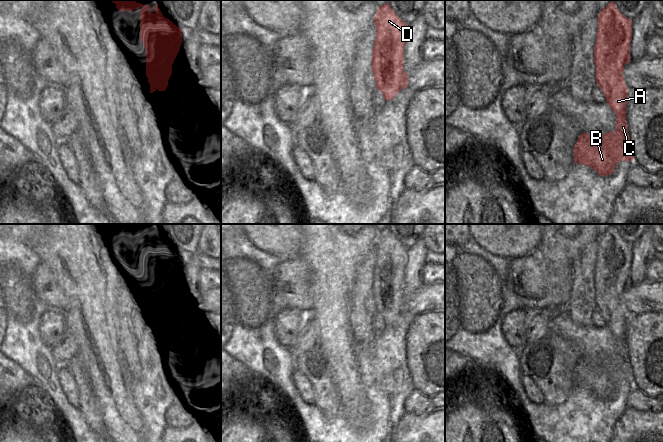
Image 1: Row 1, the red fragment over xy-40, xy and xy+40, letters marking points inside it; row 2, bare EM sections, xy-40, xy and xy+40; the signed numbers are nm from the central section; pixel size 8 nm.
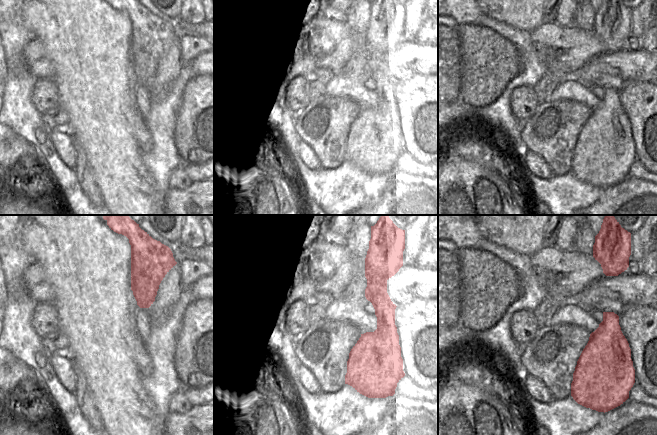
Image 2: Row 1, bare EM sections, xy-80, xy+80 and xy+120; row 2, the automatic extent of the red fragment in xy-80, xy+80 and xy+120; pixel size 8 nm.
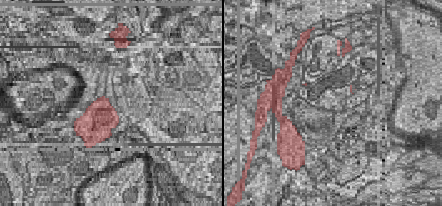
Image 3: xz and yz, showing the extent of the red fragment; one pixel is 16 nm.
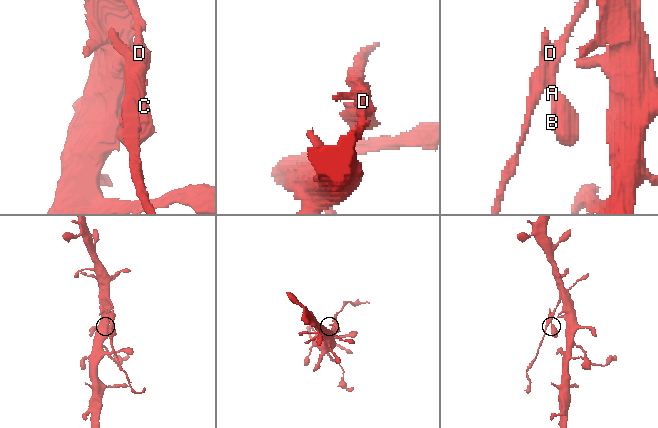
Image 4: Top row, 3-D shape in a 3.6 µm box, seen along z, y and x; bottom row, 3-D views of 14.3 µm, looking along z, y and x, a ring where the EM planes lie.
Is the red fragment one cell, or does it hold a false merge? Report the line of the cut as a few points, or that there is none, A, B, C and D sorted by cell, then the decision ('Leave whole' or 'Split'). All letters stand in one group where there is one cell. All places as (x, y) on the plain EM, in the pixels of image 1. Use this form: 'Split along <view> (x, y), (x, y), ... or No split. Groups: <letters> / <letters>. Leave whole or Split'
Split along xy (392, 233), (384, 264), (387, 295). Groups: A B C / D. Split

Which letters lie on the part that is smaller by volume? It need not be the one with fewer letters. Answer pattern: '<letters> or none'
D

